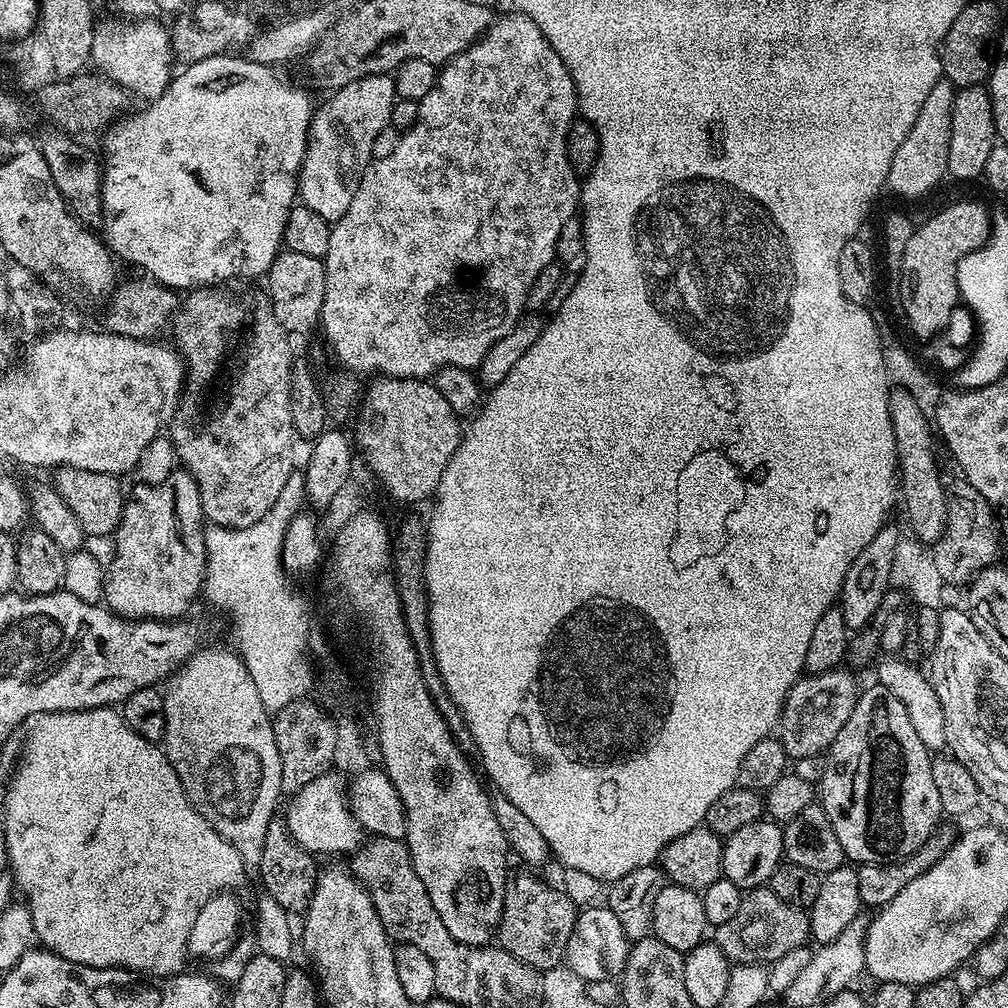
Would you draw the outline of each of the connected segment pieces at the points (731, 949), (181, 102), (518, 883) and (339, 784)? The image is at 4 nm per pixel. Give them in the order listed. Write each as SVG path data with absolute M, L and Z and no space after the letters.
M765 886L745 891L742 906L738 906L738 914L734 914L734 918L730 918L726 926L715 928L714 935L714 943L733 965L738 965L771 962L782 958L782 954L790 954L790 950L805 947L812 931L810 916L805 909L782 902L782 898L778 898L771 887Z
M221 54L191 61L185 72L177 71L171 77L168 88L160 97L144 106L146 108L141 112L136 112L125 120L117 119L103 133L104 152L102 151L100 178L103 239L119 259L121 256L126 263L145 268L148 271L145 273L156 283L165 284L173 290L224 286L227 285L227 280L256 280L259 276L260 279L267 277L270 266L282 251L288 215L298 200L298 173L306 154L314 103L312 104L311 98L308 97L307 90L299 88L294 81L287 80L279 72L281 70L279 67L261 64L244 54L243 56L232 55Z
M524 870L511 877L498 929L498 940L504 951L514 954L531 968L547 970L558 967L565 959L568 939L576 925L578 907L564 892L551 888L544 880Z
M329 770L314 778L302 790L291 797L292 805L288 808L286 823L293 840L306 851L317 857L332 856L335 852L355 854L360 851L366 840L364 827L352 812L350 803L350 784L337 770Z

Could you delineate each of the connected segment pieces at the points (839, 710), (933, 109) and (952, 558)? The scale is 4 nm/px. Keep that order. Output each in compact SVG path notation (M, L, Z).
M839 668L805 675L788 692L778 725L778 738L789 759L823 755L846 724L846 719L850 718L860 688L853 676L844 671Z
M941 78L922 102L922 110L910 126L910 134L898 146L898 154L894 154L894 162L890 162L887 191L897 192L900 196L924 196L940 179L945 179L950 154L950 124L954 110L954 98L957 89L951 82Z
M957 479L957 484L947 489L948 521L942 538L934 546L931 560L937 567L937 574L945 585L971 585L975 576L983 568L993 567L997 563L996 555L1000 552L1002 533L998 527L998 517L991 504L970 486L967 480Z

